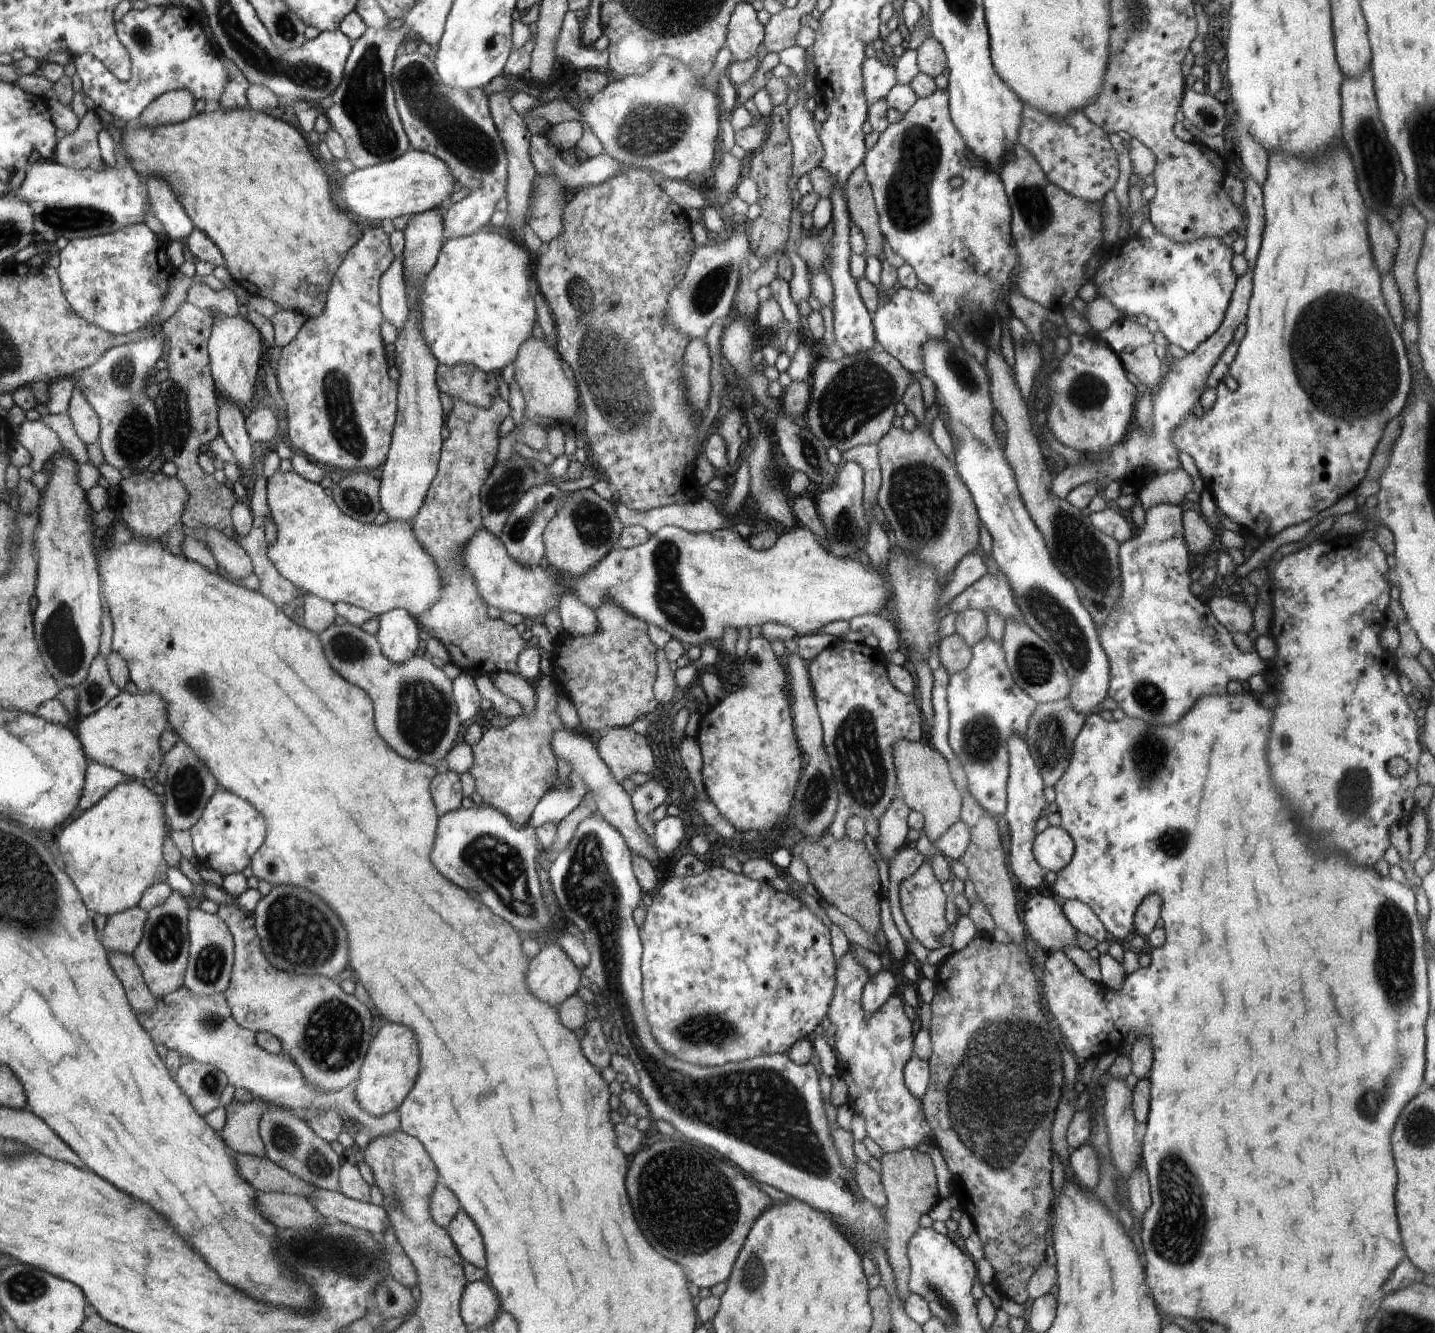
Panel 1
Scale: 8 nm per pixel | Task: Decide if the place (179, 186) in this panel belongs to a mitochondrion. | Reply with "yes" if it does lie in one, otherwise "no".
yes

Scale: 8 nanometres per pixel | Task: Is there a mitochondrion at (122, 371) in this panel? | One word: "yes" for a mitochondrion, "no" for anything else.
yes

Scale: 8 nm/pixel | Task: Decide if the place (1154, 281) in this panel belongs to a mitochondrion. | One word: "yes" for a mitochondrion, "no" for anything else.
yes

